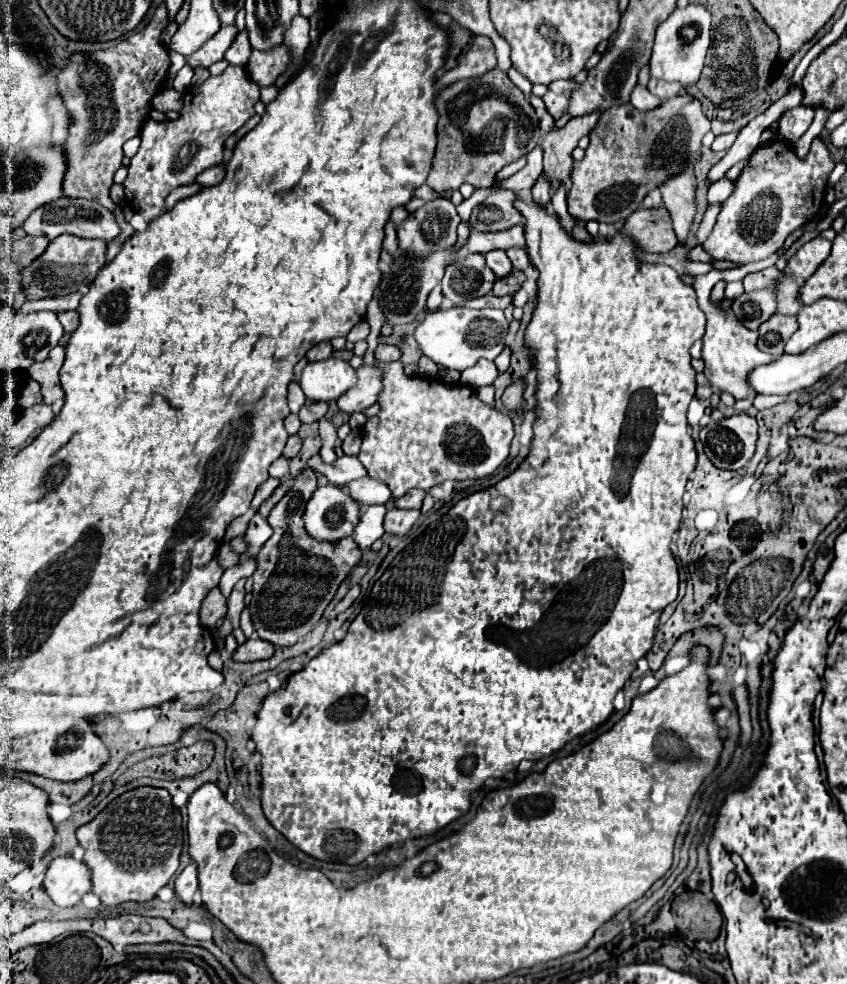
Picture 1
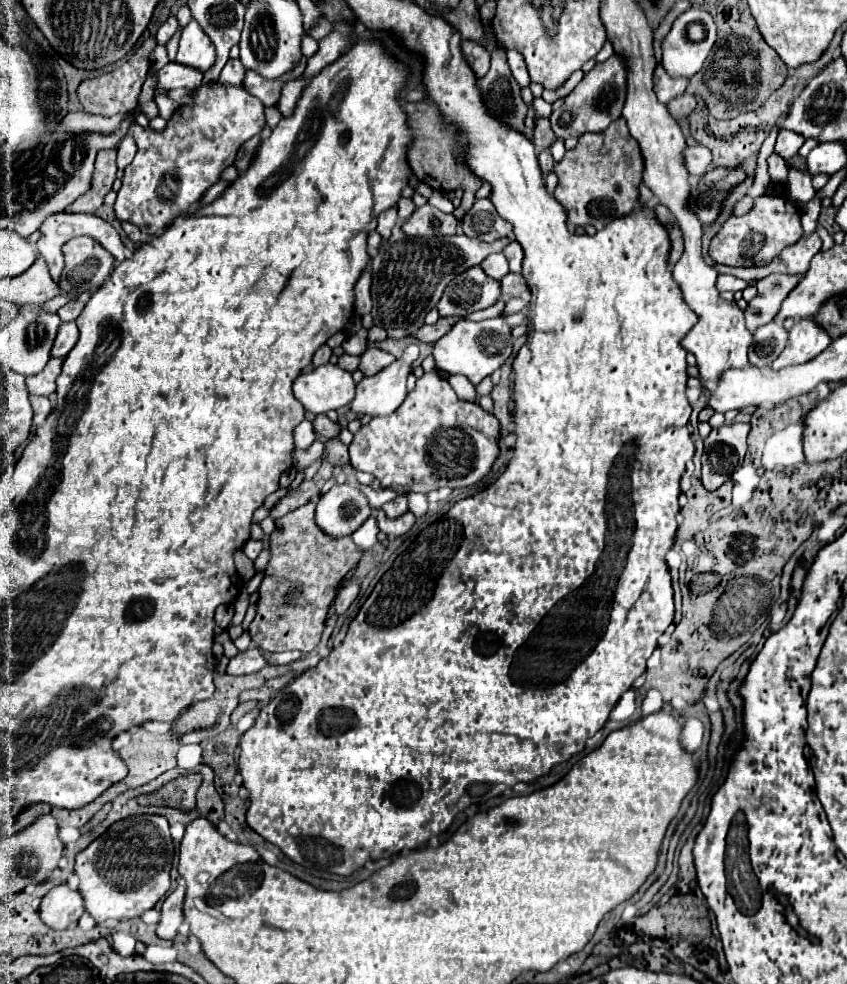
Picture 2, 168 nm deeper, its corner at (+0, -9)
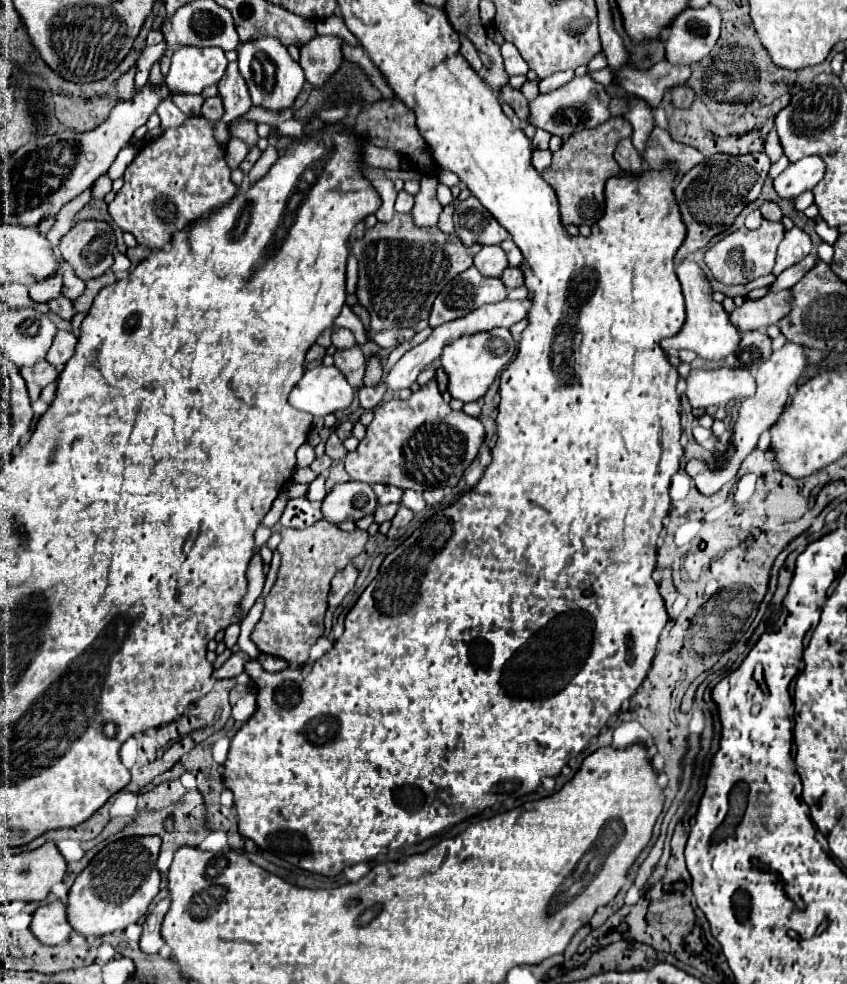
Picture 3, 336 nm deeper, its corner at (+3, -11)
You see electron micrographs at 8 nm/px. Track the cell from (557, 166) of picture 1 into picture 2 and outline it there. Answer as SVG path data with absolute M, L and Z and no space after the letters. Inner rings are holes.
M536 118L532 142L534 142L534 146L536 146L536 152L540 152L540 150L552 146L554 134L552 134L552 128L548 126L548 118Z

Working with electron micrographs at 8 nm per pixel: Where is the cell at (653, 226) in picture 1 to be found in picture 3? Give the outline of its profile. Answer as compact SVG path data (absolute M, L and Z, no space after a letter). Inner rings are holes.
M753 152L745 156L717 154L717 156L703 160L701 164L691 168L681 178L681 182L675 188L675 198L679 202L679 210L681 210L685 228L687 228L687 236L681 248L677 250L675 264L685 260L695 250L705 248L713 236L721 234L733 224L739 212L759 196L761 186L767 178L769 166L771 166L771 160L769 156L765 156L765 152Z

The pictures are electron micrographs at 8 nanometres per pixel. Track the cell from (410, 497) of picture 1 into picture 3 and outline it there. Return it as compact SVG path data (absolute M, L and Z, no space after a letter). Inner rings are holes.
M387 504L387 506L377 506L373 512L373 518L377 524L385 522L385 520L393 520L395 512L399 510L399 504Z

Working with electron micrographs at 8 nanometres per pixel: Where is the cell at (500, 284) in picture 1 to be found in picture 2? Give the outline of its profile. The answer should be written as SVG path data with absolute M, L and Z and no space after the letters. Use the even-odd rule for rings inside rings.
M510 272L502 278L502 294L510 294L510 296L516 296L520 294L522 290L526 290L526 282L522 282L522 276Z

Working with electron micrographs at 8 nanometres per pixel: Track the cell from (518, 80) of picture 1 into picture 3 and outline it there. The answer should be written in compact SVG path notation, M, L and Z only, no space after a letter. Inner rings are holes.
M505 42L505 44L501 46L501 54L503 54L505 70L507 70L509 76L517 76L517 74L527 74L527 72L529 72L527 62L521 58L519 50L517 50L511 42Z

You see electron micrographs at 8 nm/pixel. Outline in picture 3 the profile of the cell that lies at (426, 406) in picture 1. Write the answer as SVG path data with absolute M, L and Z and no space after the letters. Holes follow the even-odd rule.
M429 380L409 400L393 398L375 408L375 418L367 426L365 438L357 450L347 452L345 470L351 480L393 484L401 490L433 490L439 484L457 486L467 466L477 458L485 440L485 428L479 418L453 410L441 396L437 380Z

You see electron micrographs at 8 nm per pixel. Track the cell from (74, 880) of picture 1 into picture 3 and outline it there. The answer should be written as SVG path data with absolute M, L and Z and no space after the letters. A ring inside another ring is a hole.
M61 900L49 902L39 906L33 912L33 922L31 922L31 932L37 936L37 940L41 940L43 944L55 946L55 944L63 944L67 942L69 934L71 934L71 924L67 920L67 912L65 912L65 904Z

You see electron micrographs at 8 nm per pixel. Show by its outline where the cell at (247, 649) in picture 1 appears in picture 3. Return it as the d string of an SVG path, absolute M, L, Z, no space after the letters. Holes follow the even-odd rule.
M235 652L219 670L213 672L213 678L235 678L245 672L247 662L251 662L251 658L245 652Z

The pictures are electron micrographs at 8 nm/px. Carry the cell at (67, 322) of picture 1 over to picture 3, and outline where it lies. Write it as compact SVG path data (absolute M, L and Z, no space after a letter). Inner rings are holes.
M57 330L53 344L47 352L47 362L53 364L55 368L61 368L67 364L67 360L73 356L75 352L75 344L77 344L77 336L73 332L67 330Z

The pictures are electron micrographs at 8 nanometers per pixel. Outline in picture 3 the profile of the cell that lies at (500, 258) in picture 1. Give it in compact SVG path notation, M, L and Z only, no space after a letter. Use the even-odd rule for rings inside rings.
M485 246L479 254L475 254L475 268L483 276L501 278L501 272L507 268L507 258L501 246Z

